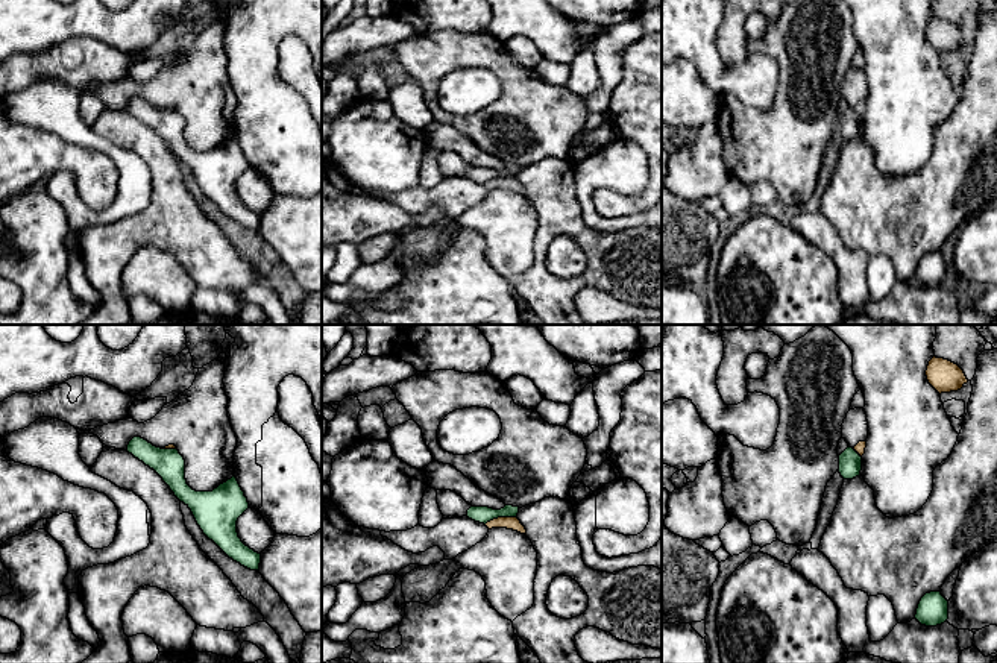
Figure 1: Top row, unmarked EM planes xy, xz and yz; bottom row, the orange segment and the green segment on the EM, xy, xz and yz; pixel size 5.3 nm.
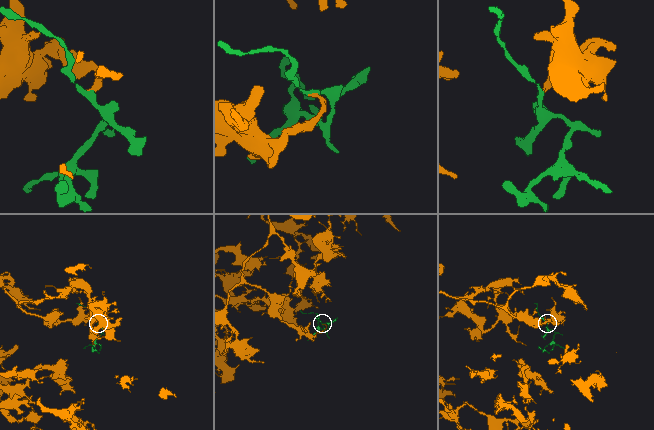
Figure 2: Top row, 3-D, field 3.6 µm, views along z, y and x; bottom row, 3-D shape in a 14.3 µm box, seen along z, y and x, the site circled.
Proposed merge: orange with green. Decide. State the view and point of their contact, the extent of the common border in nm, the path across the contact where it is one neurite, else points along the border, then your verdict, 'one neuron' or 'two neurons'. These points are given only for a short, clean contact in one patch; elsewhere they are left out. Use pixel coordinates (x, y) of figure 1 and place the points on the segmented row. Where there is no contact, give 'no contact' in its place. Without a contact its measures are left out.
xz (500, 518) | 180 nm | along xz (516, 516), (498, 516), (484, 524) | two neurons

